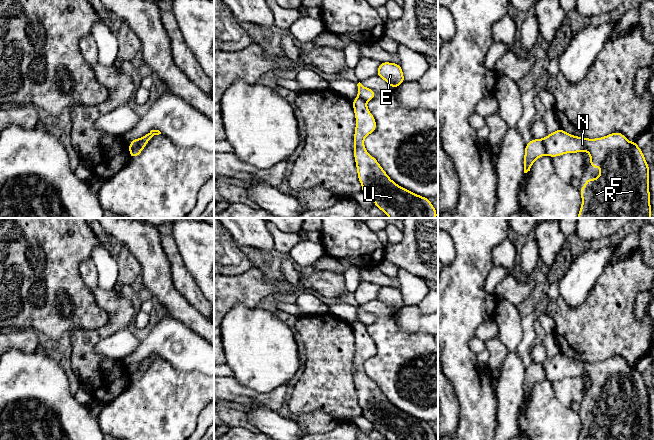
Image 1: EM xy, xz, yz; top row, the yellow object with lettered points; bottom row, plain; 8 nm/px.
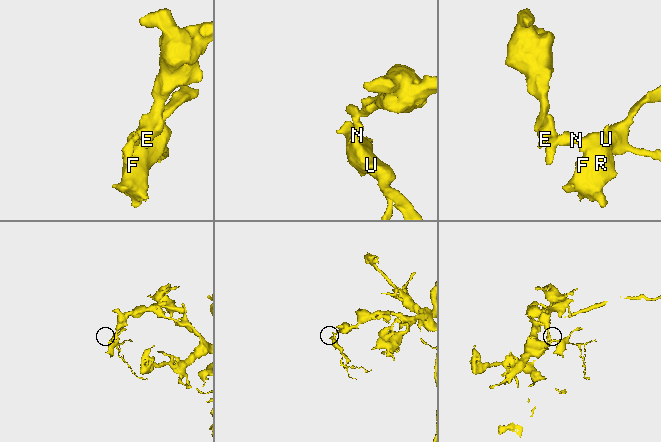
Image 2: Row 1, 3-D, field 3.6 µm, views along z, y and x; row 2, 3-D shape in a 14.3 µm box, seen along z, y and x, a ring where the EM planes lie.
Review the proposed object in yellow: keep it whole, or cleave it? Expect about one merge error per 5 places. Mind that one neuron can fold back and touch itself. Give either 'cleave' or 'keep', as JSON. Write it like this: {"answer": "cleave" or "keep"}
{"answer": "cleave"}

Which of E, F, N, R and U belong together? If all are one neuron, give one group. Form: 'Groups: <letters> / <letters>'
Groups: E / F N R U

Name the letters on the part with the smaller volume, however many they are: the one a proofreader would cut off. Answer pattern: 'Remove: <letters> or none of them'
Remove: F, N, R, U

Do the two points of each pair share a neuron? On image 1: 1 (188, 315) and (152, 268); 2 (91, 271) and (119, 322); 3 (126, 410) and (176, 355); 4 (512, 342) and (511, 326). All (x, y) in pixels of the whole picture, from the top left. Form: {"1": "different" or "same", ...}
{"1": "same", "2": "same", "3": "different", "4": "same"}

